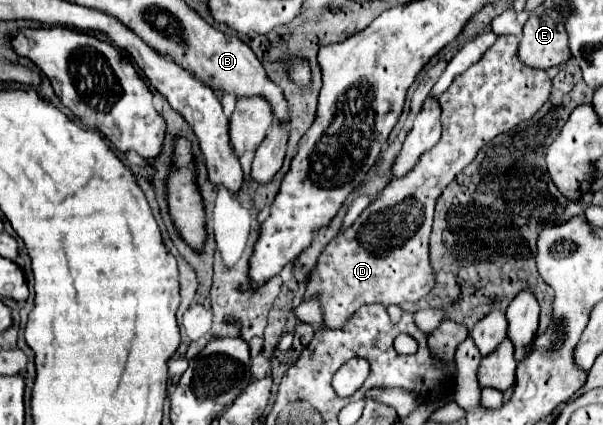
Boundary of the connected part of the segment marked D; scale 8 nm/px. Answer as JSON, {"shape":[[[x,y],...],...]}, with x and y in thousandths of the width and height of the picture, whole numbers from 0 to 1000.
{"shape":[[[831,82],[788,153],[751,186],[745,209],[728,228],[735,294],[728,336],[711,360],[701,360],[685,407],[648,421],[592,520],[542,572],[522,633],[512,642],[502,694],[502,708],[516,699],[529,704],[542,769],[566,769],[599,718],[632,713],[645,722],[652,713],[688,713],[721,675],[721,633],[711,614],[711,553],[721,478],[738,435],[788,374],[804,336],[881,280],[910,233],[910,176],[900,162],[864,148],[857,139],[857,106],[857,87]]]}

